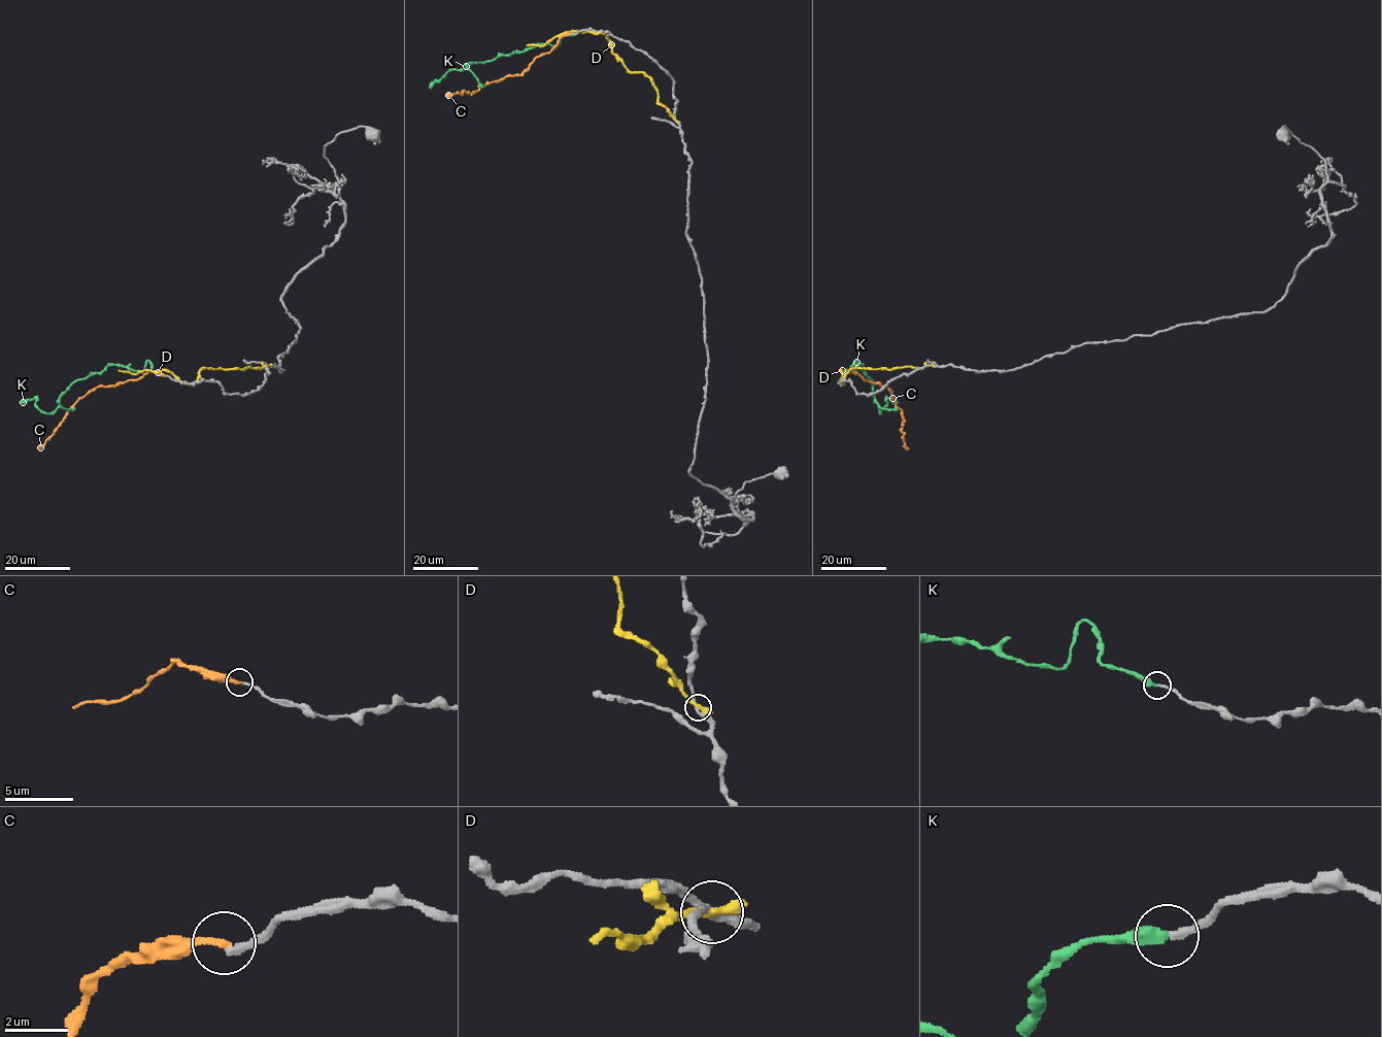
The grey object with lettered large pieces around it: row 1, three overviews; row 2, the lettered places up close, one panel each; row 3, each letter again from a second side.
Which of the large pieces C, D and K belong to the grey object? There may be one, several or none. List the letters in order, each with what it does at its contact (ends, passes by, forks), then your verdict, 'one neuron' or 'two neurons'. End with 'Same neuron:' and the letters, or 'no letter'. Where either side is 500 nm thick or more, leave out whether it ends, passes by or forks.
C: it ends | two neurons
D: it ends | two neurons
K: it ends | one neuron
Same neuron: K

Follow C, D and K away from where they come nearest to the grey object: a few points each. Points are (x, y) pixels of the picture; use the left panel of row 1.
C: (165, 375), (150, 370), (141, 377), (92, 389), (68, 410), (57, 430), (38, 448)
D: (268, 365), (244, 369), (202, 369), (191, 385), (182, 383), (170, 372), (160, 369), (133, 373), (118, 370)
K: (165, 375), (147, 361), (142, 371), (108, 365), (75, 380), (52, 413), (34, 398), (22, 402)

